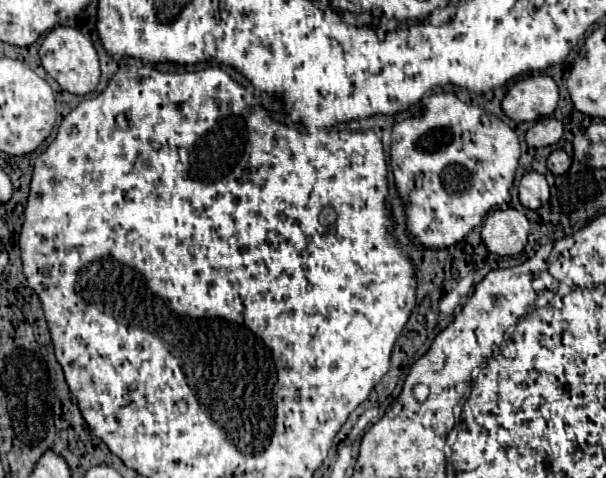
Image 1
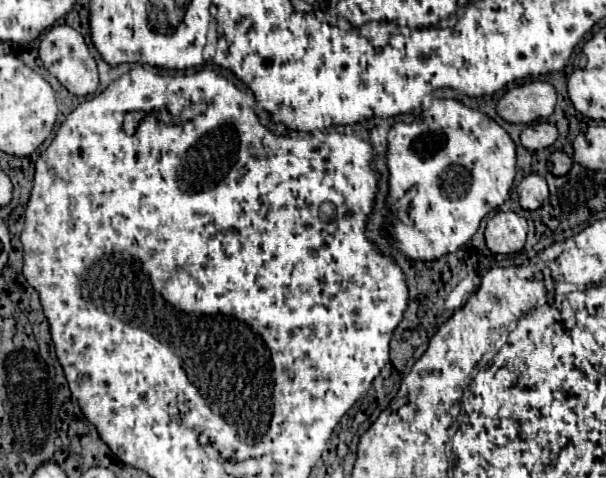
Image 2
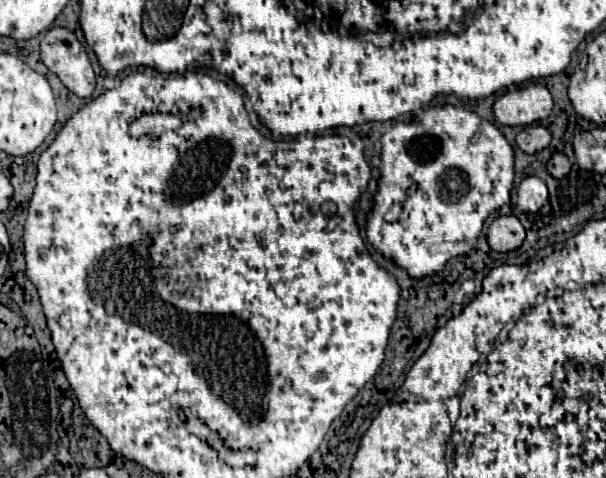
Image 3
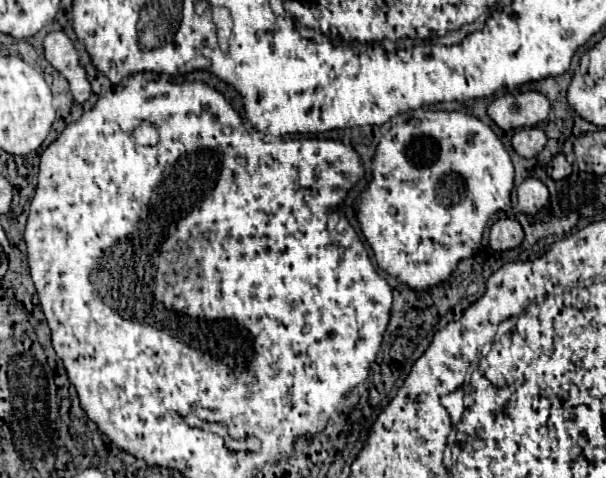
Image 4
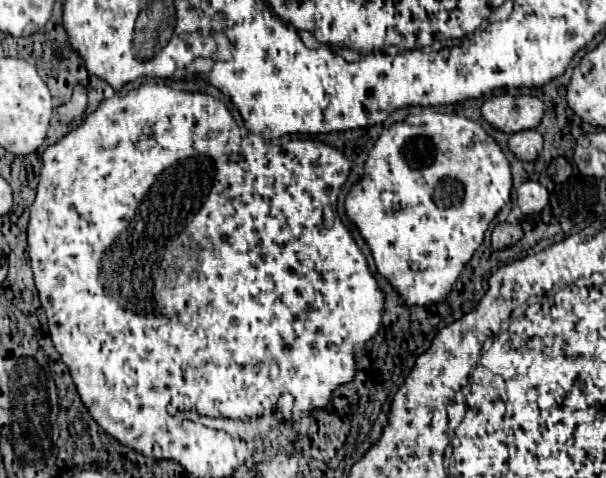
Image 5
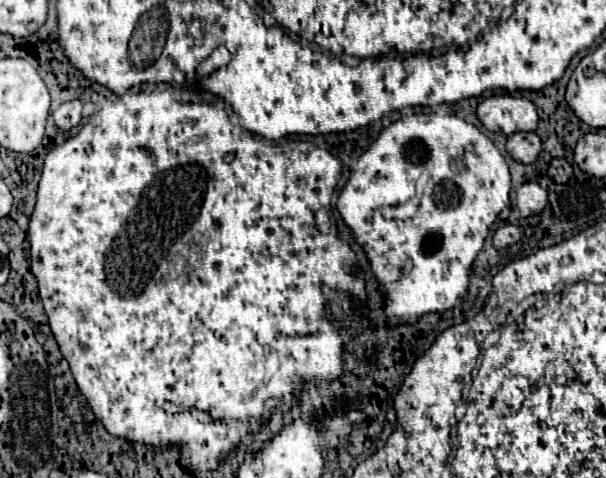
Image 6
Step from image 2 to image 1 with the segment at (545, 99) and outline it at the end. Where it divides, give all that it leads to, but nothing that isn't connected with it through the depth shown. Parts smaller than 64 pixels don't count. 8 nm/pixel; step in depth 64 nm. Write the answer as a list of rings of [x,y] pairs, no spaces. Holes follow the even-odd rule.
[[[528,76],[518,80],[502,100],[502,112],[514,122],[548,118],[558,102],[558,86],[550,76]]]

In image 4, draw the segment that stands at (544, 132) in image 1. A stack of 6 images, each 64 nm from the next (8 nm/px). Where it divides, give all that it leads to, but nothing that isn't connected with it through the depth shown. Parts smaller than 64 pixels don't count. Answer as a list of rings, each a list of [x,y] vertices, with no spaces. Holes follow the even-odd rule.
[[[520,128],[512,136],[512,148],[522,158],[534,158],[546,144],[546,134],[540,128]]]

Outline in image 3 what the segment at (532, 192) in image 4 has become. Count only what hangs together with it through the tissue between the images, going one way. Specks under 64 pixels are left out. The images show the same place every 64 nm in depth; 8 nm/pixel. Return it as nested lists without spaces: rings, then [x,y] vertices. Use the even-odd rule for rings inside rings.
[[[528,176],[518,186],[518,210],[520,212],[538,212],[548,200],[548,188],[546,184],[536,178]]]

